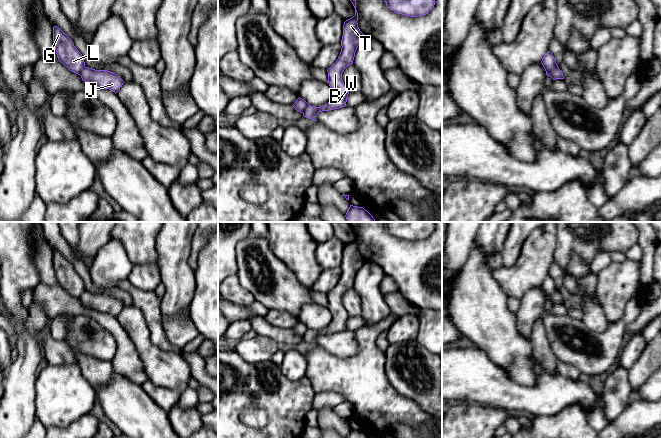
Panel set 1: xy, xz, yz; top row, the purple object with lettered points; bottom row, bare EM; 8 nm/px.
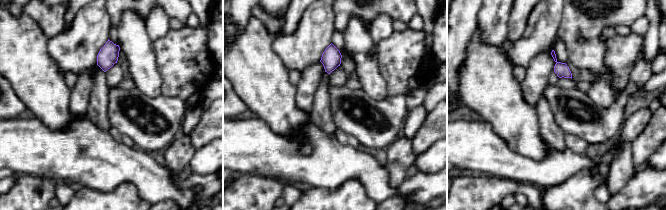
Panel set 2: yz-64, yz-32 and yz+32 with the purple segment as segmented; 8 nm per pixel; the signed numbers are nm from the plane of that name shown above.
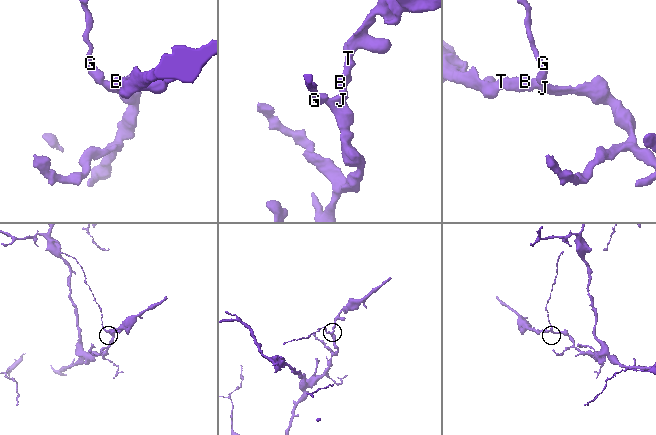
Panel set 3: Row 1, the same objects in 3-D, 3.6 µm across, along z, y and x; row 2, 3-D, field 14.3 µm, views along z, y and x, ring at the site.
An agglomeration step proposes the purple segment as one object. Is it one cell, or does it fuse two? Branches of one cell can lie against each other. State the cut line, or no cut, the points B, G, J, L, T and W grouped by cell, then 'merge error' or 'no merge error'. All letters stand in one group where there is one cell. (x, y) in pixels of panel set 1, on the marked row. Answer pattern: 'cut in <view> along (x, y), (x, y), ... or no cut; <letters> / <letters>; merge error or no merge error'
cut in yz along (557, 66), (549, 75); B J T W / G L; merge error

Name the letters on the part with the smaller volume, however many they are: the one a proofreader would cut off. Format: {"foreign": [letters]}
{"foreign": ["G", "L"]}

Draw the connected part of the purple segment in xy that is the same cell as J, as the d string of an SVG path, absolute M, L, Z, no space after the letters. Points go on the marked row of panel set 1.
M85 67L80 76L83 81L91 83L93 86L109 89L117 93L122 87L124 81L117 74L107 70L95 70Z

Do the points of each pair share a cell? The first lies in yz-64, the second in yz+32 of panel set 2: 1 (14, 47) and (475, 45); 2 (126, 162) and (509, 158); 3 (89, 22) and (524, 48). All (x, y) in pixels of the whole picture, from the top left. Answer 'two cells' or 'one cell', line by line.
1: one cell
2: one cell
3: one cell

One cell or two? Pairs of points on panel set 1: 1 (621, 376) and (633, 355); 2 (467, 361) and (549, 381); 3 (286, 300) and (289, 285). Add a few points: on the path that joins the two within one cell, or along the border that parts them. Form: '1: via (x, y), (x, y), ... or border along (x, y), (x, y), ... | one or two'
1: border along (616, 365), (627, 369) | two
2: via (487, 381), (503, 392), (529, 392) | one
3: via (286, 296), (286, 289) | one

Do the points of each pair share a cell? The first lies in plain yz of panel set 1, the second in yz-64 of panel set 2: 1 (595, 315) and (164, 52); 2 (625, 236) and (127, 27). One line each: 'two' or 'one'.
1: two
2: two

